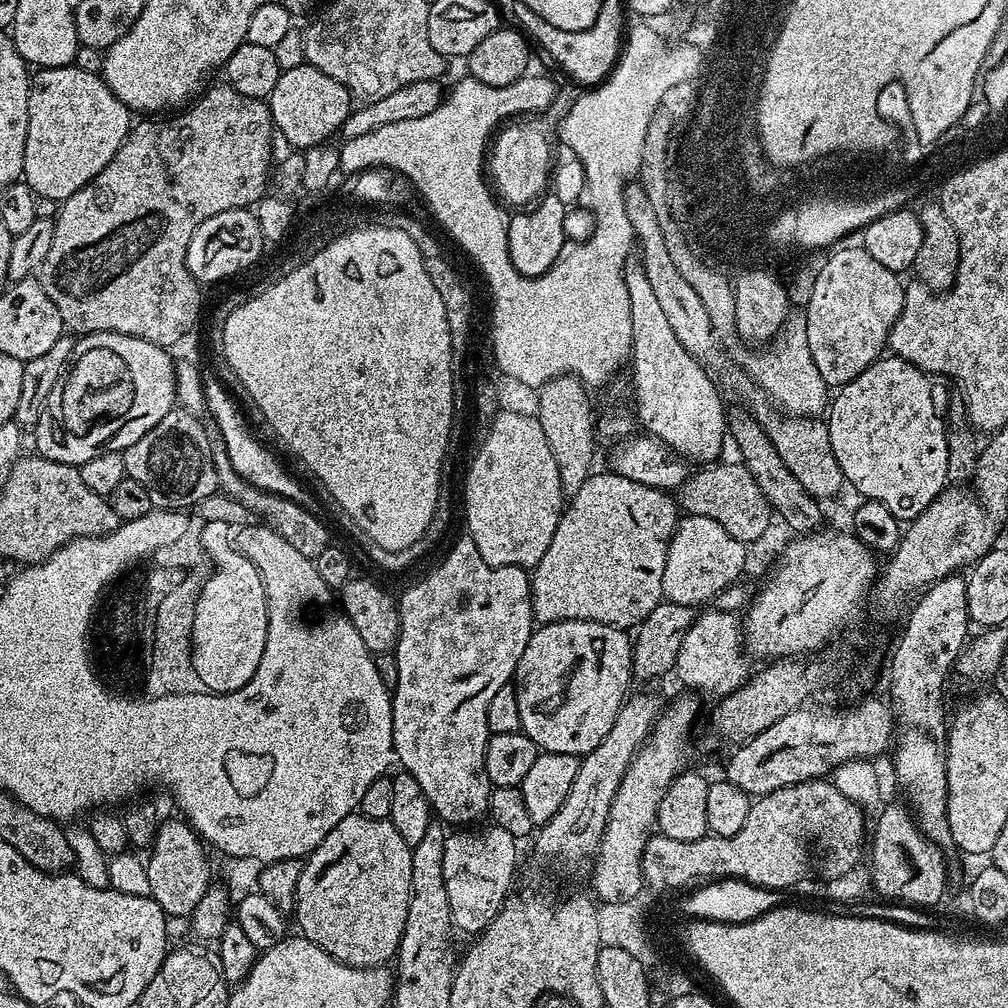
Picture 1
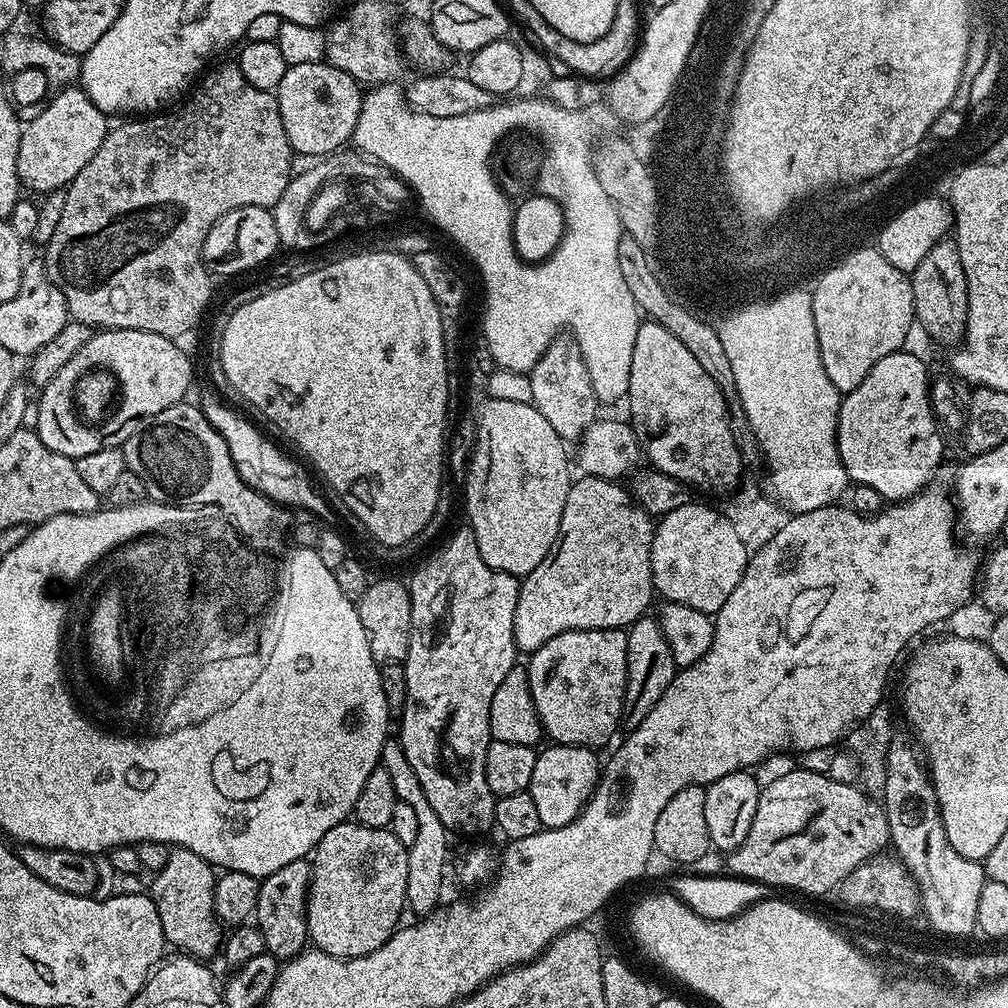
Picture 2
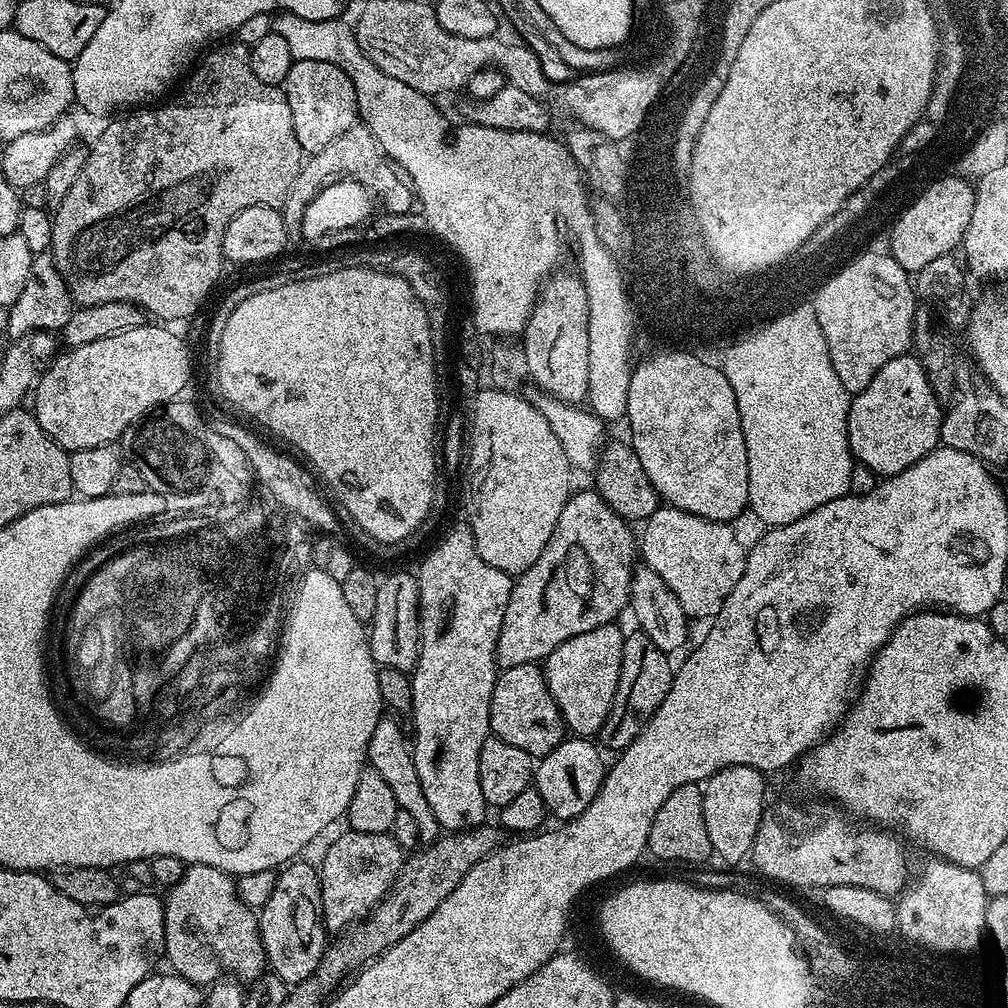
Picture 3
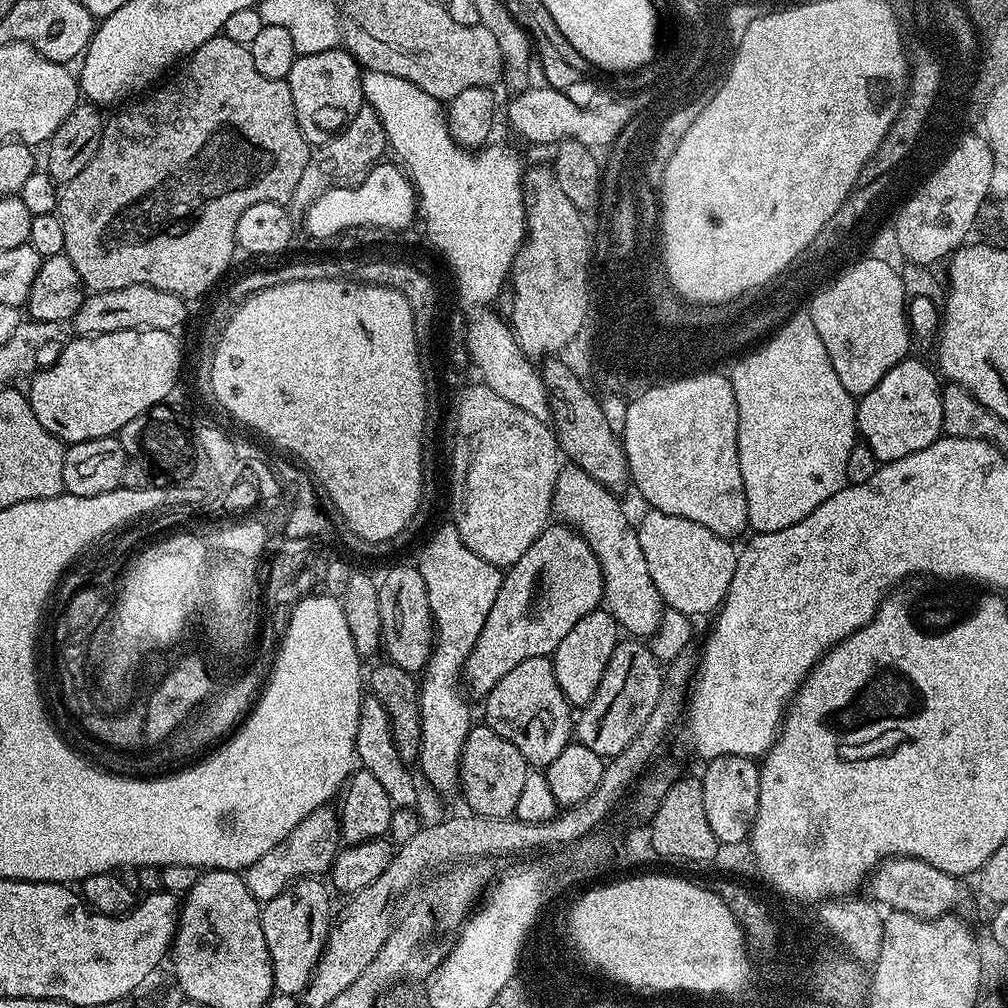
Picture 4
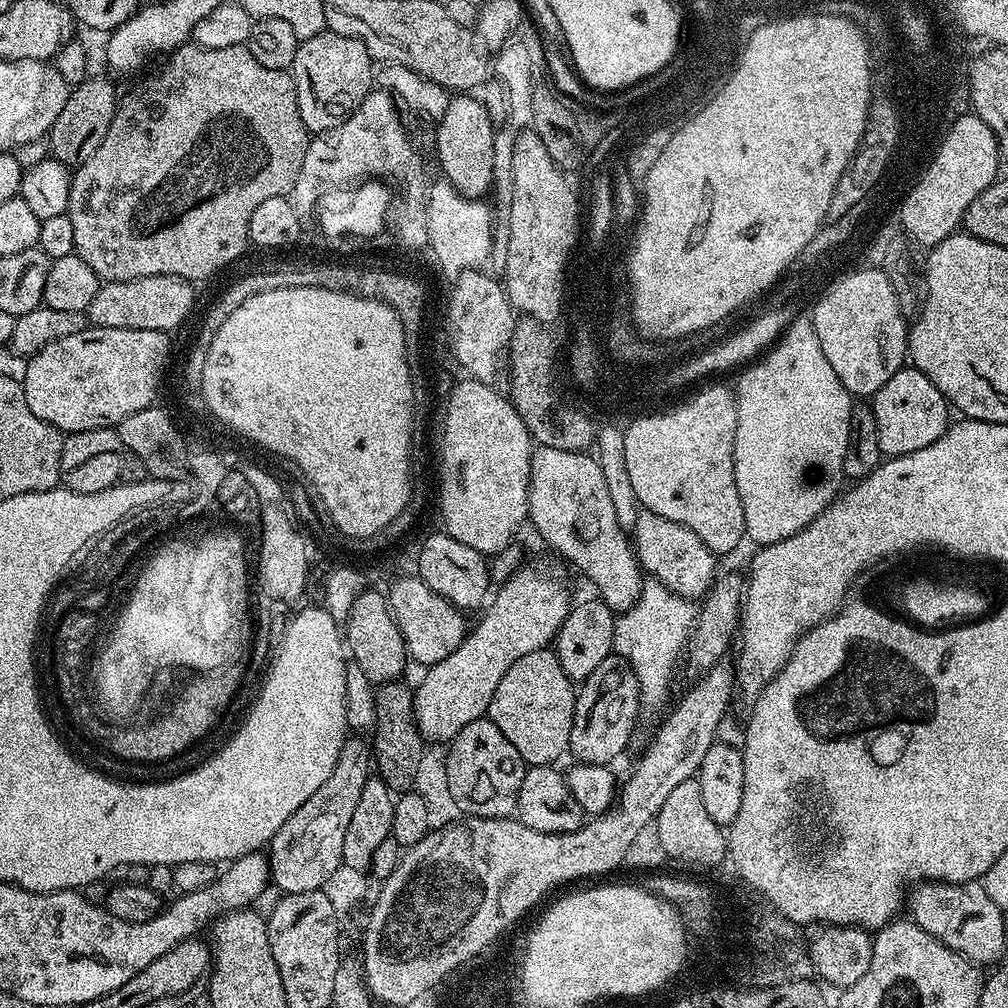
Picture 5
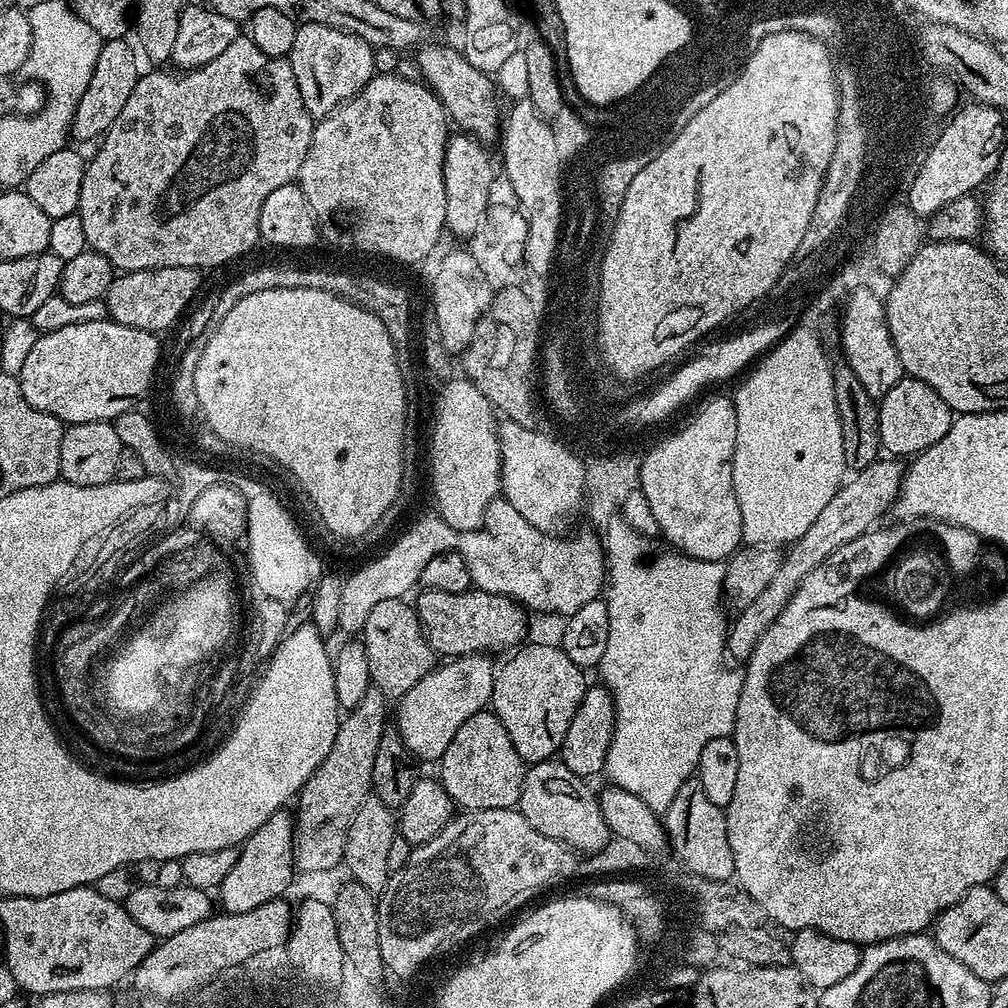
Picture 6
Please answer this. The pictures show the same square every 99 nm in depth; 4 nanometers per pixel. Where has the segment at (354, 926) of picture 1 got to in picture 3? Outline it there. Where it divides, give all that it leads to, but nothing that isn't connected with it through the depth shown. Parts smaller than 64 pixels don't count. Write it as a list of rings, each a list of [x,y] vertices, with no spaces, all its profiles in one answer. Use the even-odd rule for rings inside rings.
[[[344,830],[344,833],[325,850],[324,861],[318,864],[321,882],[321,914],[325,929],[332,934],[339,933],[363,920],[372,909],[377,908],[380,899],[392,889],[392,884],[398,878],[405,859],[405,849],[400,848],[398,842],[389,833],[366,834]]]

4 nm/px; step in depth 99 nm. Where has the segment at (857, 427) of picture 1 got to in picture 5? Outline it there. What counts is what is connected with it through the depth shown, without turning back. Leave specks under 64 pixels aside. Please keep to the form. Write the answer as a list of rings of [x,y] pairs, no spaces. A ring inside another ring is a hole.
[[[905,366],[871,397],[870,407],[878,426],[878,446],[885,457],[905,456],[922,446],[930,446],[950,423],[950,405],[944,395],[917,368]]]

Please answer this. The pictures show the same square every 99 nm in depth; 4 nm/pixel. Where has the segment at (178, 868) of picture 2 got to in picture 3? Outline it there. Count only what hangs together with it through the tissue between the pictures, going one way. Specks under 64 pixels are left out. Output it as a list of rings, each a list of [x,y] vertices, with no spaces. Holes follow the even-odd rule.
[[[190,864],[187,865],[179,882],[173,888],[167,889],[166,895],[163,897],[164,901],[164,950],[163,955],[168,956],[168,960],[172,963],[171,971],[182,978],[189,980],[192,984],[197,986],[211,986],[221,979],[223,968],[229,968],[231,975],[240,982],[251,982],[265,971],[266,961],[263,950],[263,942],[260,937],[259,919],[257,913],[253,909],[248,908],[241,902],[240,895],[236,892],[236,880],[229,876],[227,872],[218,870],[214,866],[206,866],[205,864]]]

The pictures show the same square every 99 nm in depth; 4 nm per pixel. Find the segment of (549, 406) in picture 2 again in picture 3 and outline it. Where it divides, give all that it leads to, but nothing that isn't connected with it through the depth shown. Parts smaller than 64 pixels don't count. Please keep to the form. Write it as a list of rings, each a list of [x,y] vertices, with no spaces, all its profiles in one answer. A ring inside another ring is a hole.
[[[557,271],[541,287],[536,304],[522,333],[527,375],[539,391],[570,405],[583,405],[590,382],[590,338],[588,337],[588,295],[579,275]]]

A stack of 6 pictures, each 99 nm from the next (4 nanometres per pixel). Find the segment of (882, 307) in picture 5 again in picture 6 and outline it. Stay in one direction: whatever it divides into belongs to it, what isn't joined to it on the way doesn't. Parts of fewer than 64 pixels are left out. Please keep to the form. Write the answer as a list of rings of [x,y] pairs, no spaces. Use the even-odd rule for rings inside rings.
[[[865,286],[850,294],[842,309],[844,317],[840,320],[840,340],[844,343],[846,362],[858,382],[866,389],[870,398],[879,402],[898,381],[905,379],[906,373],[898,358],[898,350],[890,338],[890,330],[886,322],[884,301],[871,292],[871,287]]]

